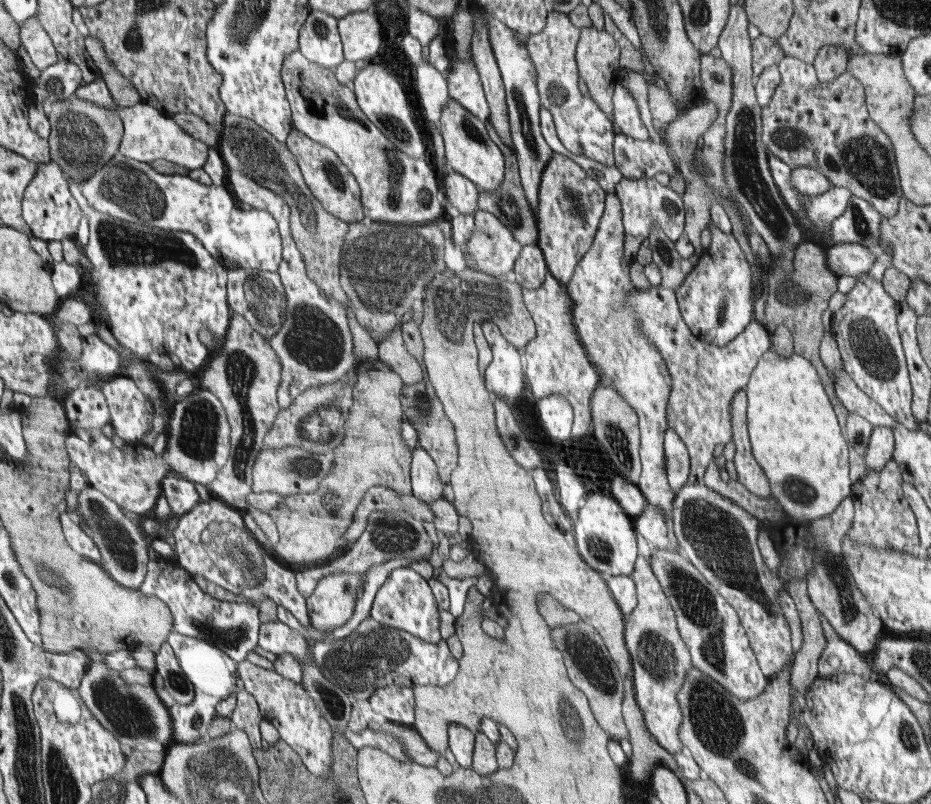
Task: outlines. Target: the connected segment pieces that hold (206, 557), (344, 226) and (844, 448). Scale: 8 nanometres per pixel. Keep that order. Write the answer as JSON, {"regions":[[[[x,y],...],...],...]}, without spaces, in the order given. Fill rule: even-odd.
{"regions":[[[[218,499],[201,501],[180,517],[179,526],[174,531],[178,564],[192,576],[202,575],[214,585],[220,585],[245,599],[260,602],[271,598],[287,608],[302,626],[308,627],[312,624],[308,600],[297,587],[295,572],[287,569],[286,564],[278,564],[270,546],[256,540],[254,532],[248,531],[244,522],[246,513],[243,508],[229,506]]],[[[225,113],[223,129],[220,132],[218,142],[219,154],[225,163],[227,170],[239,170],[246,176],[253,178],[264,188],[278,194],[290,207],[289,221],[292,225],[293,239],[301,249],[303,259],[308,266],[310,278],[316,278],[316,282],[322,282],[322,288],[326,288],[326,296],[334,296],[334,299],[347,306],[349,312],[349,325],[355,340],[355,357],[358,361],[372,361],[379,358],[379,345],[372,336],[355,321],[352,304],[341,287],[341,253],[345,244],[346,233],[349,232],[349,223],[340,220],[313,196],[312,190],[303,179],[297,159],[293,155],[288,144],[279,141],[277,137],[262,128],[256,121],[248,117],[241,117]]],[[[770,350],[761,356],[761,360],[752,372],[752,378],[745,386],[746,400],[748,407],[746,407],[746,426],[749,428],[749,436],[754,436],[754,452],[758,452],[758,460],[762,460],[762,472],[765,472],[766,478],[771,482],[772,496],[776,498],[782,505],[783,512],[787,516],[791,516],[795,520],[804,520],[806,522],[813,521],[824,516],[832,514],[838,505],[846,497],[852,496],[852,482],[850,481],[850,466],[849,466],[849,452],[848,444],[843,435],[843,430],[840,428],[837,416],[834,413],[834,408],[830,398],[827,396],[824,385],[820,380],[816,367],[806,358],[792,353],[790,356],[783,357],[780,353]]]]}

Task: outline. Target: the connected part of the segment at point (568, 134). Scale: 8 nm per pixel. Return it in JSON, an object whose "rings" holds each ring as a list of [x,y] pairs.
{"rings":[[[548,9],[544,28],[525,38],[525,46],[536,68],[536,87],[540,102],[552,114],[555,128],[562,144],[570,154],[586,156],[606,166],[615,165],[613,142],[616,128],[606,116],[604,109],[597,105],[591,96],[580,93],[578,89],[578,68],[576,68],[576,44],[580,30],[566,13]]]}

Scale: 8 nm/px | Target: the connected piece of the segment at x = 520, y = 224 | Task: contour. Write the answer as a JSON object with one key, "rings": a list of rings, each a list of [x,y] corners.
{"rings":[[[486,122],[487,129],[491,139],[501,148],[505,156],[505,177],[502,184],[496,190],[478,190],[478,209],[492,213],[496,218],[510,229],[510,232],[515,236],[515,239],[522,245],[536,245],[539,230],[537,229],[537,219],[535,214],[525,198],[521,180],[519,177],[519,164],[517,163],[517,156],[514,152],[505,146],[498,133],[493,129],[490,122]]]}

